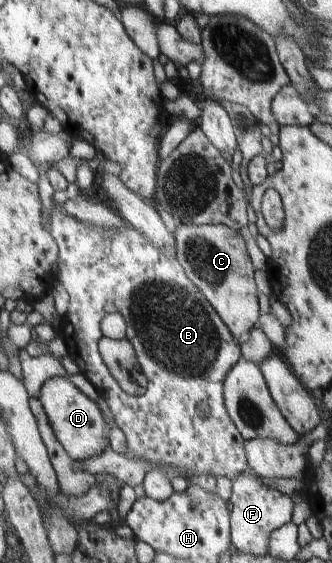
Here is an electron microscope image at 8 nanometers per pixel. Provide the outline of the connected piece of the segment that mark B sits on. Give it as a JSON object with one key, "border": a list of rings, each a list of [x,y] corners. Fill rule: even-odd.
{"border":[[[52,204],[49,222],[42,219],[42,225],[58,243],[58,277],[70,295],[69,313],[64,318],[60,334],[64,336],[68,353],[78,364],[79,371],[92,383],[100,397],[106,399],[116,425],[125,432],[128,443],[126,456],[160,465],[175,465],[186,470],[186,477],[212,475],[235,481],[239,477],[237,475],[249,468],[249,463],[246,439],[226,408],[225,381],[227,374],[243,358],[241,343],[191,281],[177,255],[175,258],[165,256],[154,243],[131,226],[118,232],[107,232],[67,214],[62,205]],[[111,312],[122,313],[126,319],[126,338],[133,344],[137,359],[148,377],[148,388],[142,396],[128,394],[102,358],[99,349],[99,342],[104,338],[102,321]]]}

